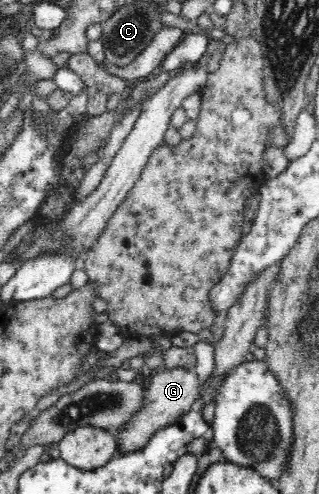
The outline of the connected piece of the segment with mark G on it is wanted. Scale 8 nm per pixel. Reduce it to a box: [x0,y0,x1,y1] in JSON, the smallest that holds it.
[114,368,199,455]

